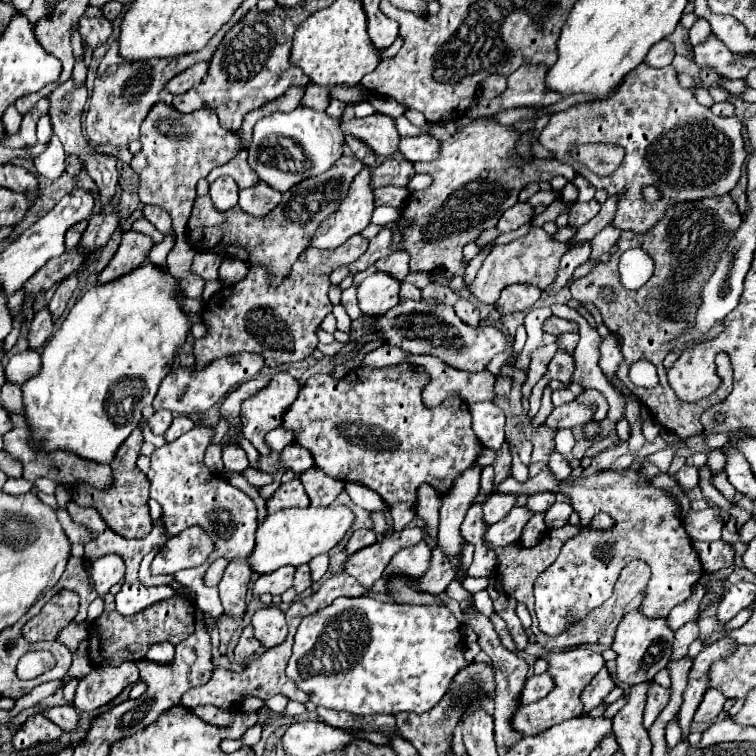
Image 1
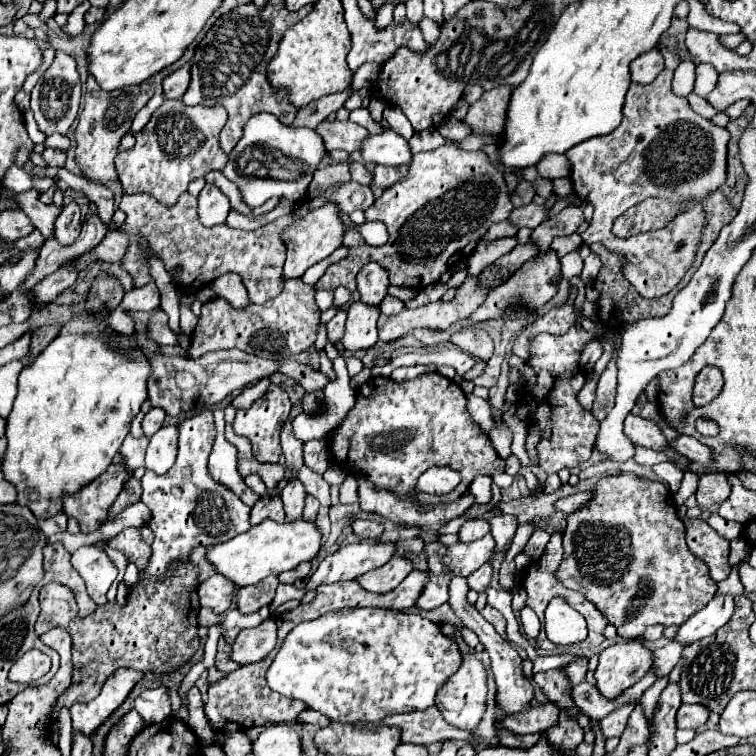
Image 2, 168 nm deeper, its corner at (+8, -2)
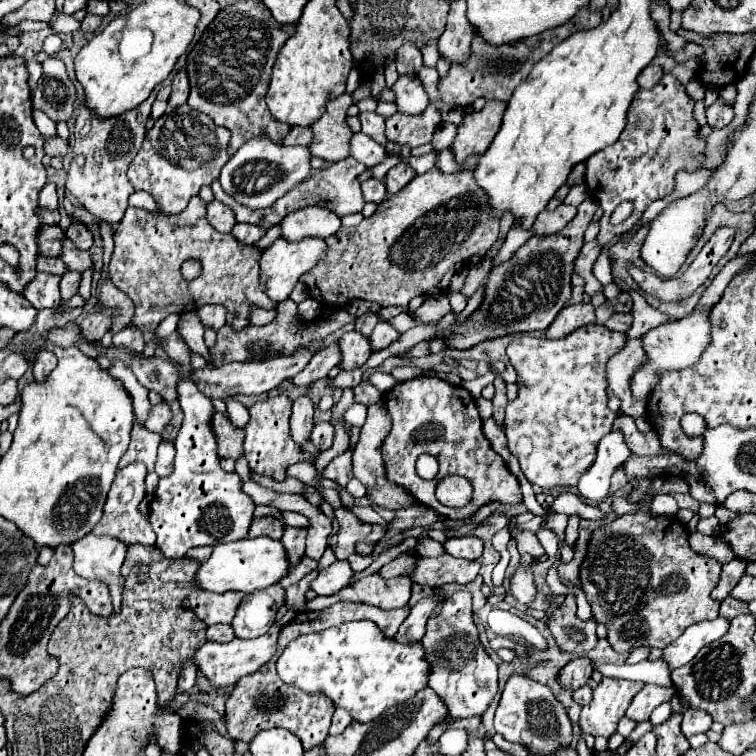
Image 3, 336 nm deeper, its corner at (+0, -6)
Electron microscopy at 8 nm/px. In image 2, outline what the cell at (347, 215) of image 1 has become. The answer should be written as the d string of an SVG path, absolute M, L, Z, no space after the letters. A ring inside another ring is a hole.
M326 202L324 206L310 210L302 220L288 226L288 230L284 232L284 242L286 242L286 248L288 248L286 264L284 264L284 278L302 276L312 264L328 258L342 244L346 224L342 222L340 214L342 214L342 210L340 210L338 204Z

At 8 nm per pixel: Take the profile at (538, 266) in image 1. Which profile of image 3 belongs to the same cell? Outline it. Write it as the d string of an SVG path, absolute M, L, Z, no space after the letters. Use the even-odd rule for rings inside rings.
M380 320L378 324L376 324L376 328L374 328L374 332L372 332L372 336L370 336L370 346L372 346L372 352L378 352L378 350L382 350L382 348L388 348L394 340L398 340L398 332L388 324L388 322L384 322L384 320Z

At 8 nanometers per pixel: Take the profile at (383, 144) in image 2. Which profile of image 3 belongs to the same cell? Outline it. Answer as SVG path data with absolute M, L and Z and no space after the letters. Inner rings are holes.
M362 132L352 136L352 140L350 140L350 156L354 160L362 162L366 168L372 168L372 166L376 166L376 164L380 164L380 162L384 162L388 158L386 148L372 142L372 138L368 138Z

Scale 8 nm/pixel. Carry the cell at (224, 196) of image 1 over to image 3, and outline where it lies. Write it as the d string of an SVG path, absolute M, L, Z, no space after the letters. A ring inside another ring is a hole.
M212 200L208 204L208 222L212 224L214 230L218 230L222 234L230 234L230 230L236 224L236 218L226 204L222 204L218 200Z

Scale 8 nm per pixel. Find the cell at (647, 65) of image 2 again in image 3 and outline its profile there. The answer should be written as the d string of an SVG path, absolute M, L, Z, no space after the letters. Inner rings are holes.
M650 64L650 66L646 66L646 70L640 72L640 76L636 78L636 82L638 82L640 88L652 88L660 80L660 74L664 74L664 70L660 66Z

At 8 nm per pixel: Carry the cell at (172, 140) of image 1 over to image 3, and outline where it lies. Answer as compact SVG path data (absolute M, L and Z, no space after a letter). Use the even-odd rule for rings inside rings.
M182 104L176 110L168 110L146 132L146 140L128 168L128 180L136 190L144 190L154 196L166 214L182 212L188 200L200 192L202 186L218 180L222 166L228 162L228 130L216 126L212 118ZM190 164L204 164L192 170ZM188 166L188 168L182 168Z

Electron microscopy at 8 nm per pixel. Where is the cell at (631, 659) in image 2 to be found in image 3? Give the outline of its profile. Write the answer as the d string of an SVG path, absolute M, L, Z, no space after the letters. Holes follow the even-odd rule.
M604 678L592 694L592 700L582 708L578 726L582 734L612 736L620 718L626 714L632 698L642 690L642 682Z

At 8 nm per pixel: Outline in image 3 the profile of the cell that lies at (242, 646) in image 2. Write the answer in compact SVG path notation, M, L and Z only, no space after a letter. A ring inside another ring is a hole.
M272 628L268 630L264 636L252 638L252 640L232 640L228 644L218 644L218 642L206 642L204 646L200 646L194 652L194 662L196 668L202 672L202 676L206 676L214 688L224 688L224 686L232 686L236 684L242 676L256 672L262 664L266 664L270 660L270 656L276 652L276 638L278 638L278 630Z

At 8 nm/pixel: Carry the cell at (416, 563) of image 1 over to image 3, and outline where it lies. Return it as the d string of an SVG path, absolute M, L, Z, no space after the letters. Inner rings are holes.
M378 574L360 578L356 584L348 586L332 596L317 596L306 603L306 611L320 611L338 601L364 602L382 610L404 608L410 600L410 586L408 578L396 576L390 580L380 578Z

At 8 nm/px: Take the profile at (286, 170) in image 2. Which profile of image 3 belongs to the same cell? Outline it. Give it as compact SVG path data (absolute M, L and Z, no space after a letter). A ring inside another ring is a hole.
M254 138L246 142L222 168L220 184L226 194L248 208L268 208L292 186L300 184L310 174L310 154L306 146L284 146L268 142L268 138Z

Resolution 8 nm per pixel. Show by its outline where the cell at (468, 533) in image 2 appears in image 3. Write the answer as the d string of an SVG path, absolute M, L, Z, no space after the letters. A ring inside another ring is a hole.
M462 536L462 538L448 538L444 542L444 550L454 558L464 560L478 560L482 556L482 540L476 536Z

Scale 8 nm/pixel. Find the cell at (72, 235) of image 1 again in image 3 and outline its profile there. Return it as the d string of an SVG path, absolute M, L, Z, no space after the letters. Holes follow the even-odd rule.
M74 222L68 230L66 230L66 236L74 242L74 246L76 248L80 248L80 250L90 250L90 246L92 246L92 232L84 226L84 224L80 224L80 222Z

